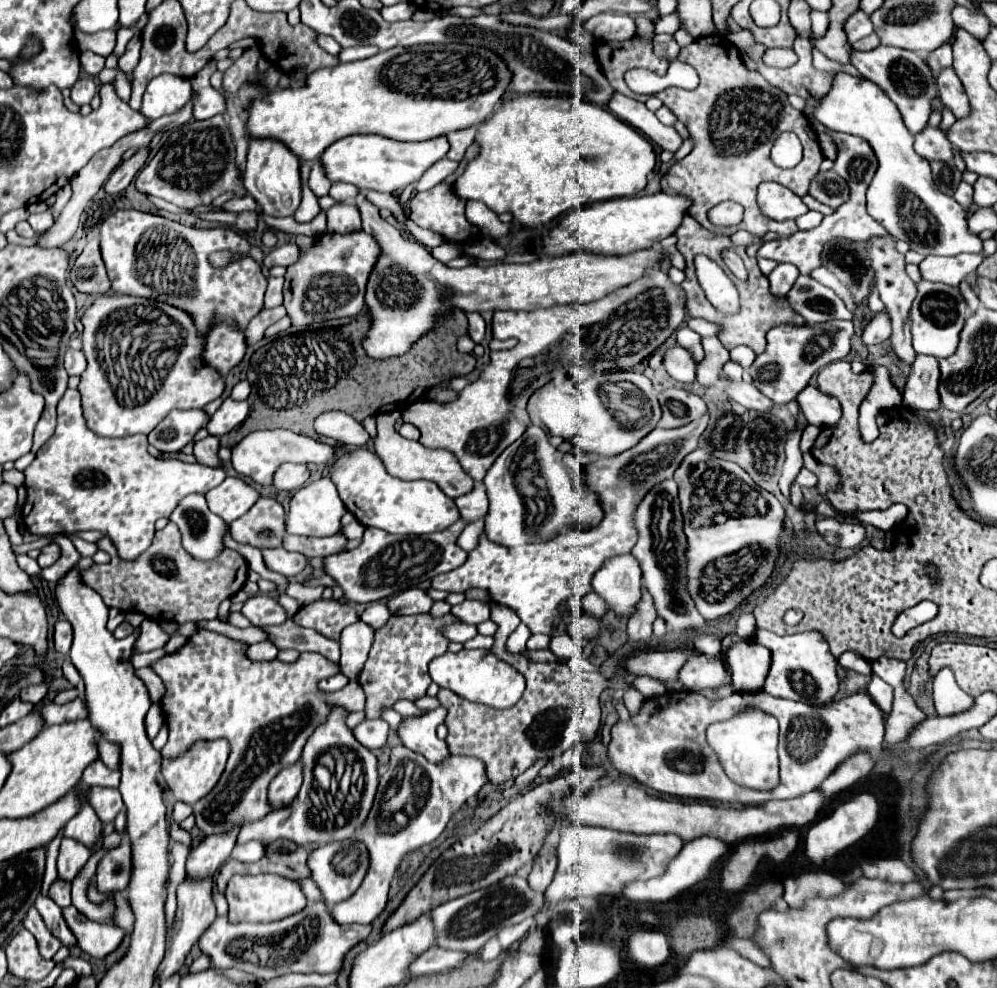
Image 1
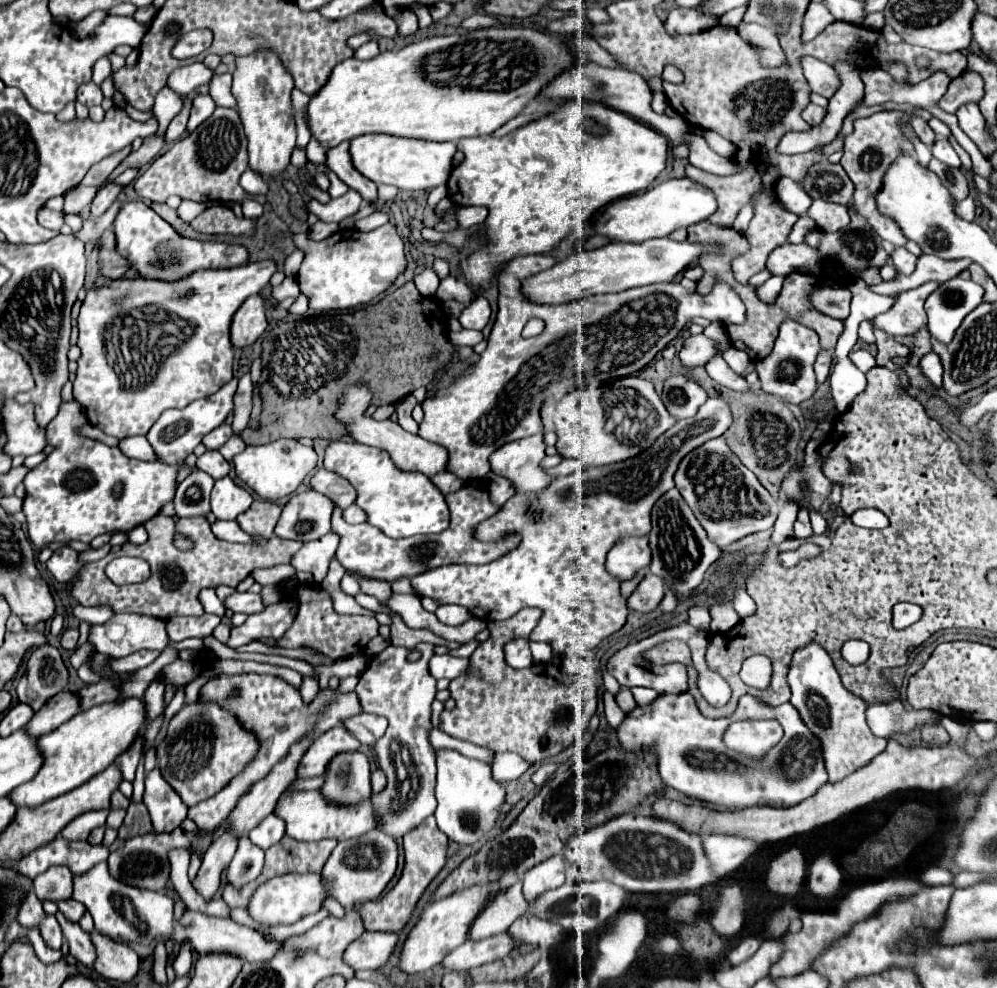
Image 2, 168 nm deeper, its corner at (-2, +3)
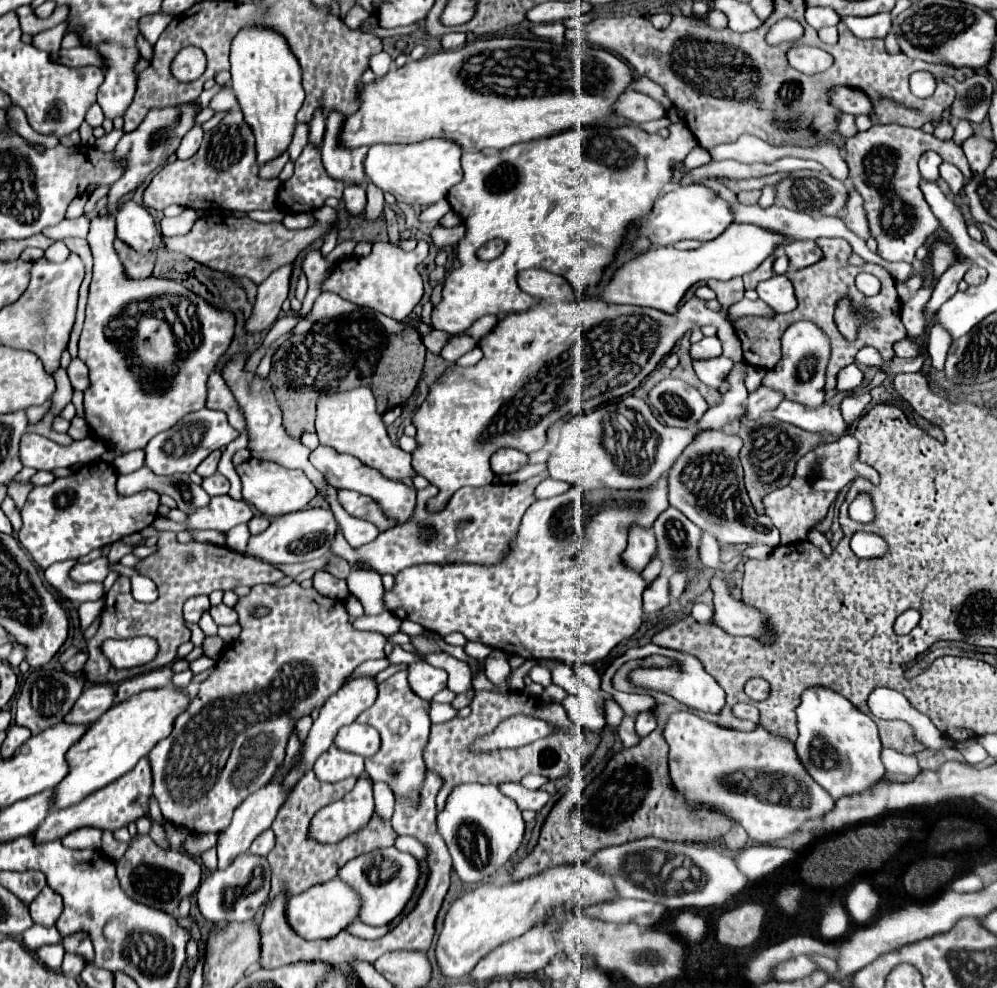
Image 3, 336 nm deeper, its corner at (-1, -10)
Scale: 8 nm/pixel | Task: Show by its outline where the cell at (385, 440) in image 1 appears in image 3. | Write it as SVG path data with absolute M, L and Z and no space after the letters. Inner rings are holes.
M354 388L340 394L320 394L316 402L316 432L320 444L334 448L340 454L350 454L362 464L378 470L386 478L410 482L414 470L410 466L410 454L392 444L386 432L382 415L376 412L376 400L370 388Z

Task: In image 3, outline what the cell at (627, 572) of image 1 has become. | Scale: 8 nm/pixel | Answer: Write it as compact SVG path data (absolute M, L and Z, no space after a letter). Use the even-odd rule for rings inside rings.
M638 524L630 526L624 562L628 562L628 566L632 566L632 570L642 572L654 554L656 554L656 538L654 538L652 528L642 528Z

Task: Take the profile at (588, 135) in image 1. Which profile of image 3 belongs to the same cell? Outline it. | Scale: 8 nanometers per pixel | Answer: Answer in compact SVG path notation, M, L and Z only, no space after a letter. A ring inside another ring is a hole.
M678 122L670 126L668 138L648 134L632 126L582 126L550 138L524 142L522 146L510 146L492 154L488 160L482 152L464 152L464 180L452 186L448 202L466 224L466 234L456 248L460 268L448 274L444 280L442 302L434 306L434 328L458 334L468 330L474 320L486 314L524 312L536 306L538 299L521 291L516 282L518 272L524 268L542 268L564 276L576 294L584 294L588 288L598 286L604 270L616 258L628 228L636 220L644 218L644 214L650 214L660 190L672 180L674 166L682 164L686 154L697 145L696 136L688 130L688 126ZM494 238L502 238L506 242L506 250L492 262L480 262L476 258L476 250Z

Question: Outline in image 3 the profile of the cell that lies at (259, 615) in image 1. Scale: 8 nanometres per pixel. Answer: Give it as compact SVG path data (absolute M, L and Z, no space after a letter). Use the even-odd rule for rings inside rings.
M226 604L212 606L210 614L212 614L212 618L214 618L216 624L236 624L236 620L238 620L236 612L230 606L226 606Z

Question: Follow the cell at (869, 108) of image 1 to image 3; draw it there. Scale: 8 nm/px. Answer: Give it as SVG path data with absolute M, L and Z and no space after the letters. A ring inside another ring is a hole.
M938 240L932 244L930 264L934 268L934 278L940 278L940 274L944 270L948 270L948 266L952 266L952 262L956 262L956 254L952 250L954 250L954 246L944 240Z

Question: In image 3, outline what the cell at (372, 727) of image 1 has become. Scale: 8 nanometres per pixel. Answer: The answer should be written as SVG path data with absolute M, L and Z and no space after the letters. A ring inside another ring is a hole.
M352 722L352 724L338 730L334 744L340 750L360 754L360 756L366 758L366 756L376 754L376 750L380 748L380 736L376 734L376 730L372 726Z

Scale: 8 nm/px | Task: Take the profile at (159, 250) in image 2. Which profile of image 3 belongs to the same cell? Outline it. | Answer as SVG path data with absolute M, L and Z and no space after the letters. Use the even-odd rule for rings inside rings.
M128 200L116 212L116 236L136 252L148 254L158 240L158 230L150 212L142 204Z

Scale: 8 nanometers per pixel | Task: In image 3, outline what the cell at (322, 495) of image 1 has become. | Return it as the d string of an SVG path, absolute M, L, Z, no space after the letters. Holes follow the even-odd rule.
M306 508L306 510L290 512L286 516L274 518L264 532L250 536L246 554L260 562L270 564L270 566L316 560L330 552L336 530L338 530L338 522L334 520L332 510L328 510L328 508Z

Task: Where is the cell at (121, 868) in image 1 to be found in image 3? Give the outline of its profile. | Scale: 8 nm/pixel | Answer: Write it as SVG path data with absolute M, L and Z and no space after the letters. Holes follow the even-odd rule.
M136 836L128 848L128 852L124 854L122 860L116 862L116 868L118 868L118 878L120 878L120 886L122 890L136 902L142 902L146 906L152 906L156 910L162 910L166 914L176 914L178 910L178 904L182 898L188 898L200 884L200 866L190 858L186 856L184 852L180 850L162 850L158 844L154 844L154 840L150 836Z

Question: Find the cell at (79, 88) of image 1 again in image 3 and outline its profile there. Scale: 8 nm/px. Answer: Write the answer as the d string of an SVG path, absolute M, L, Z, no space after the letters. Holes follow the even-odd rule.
M94 104L94 106L88 110L88 114L86 114L86 122L88 122L92 128L101 126L104 118L104 112L100 110L100 106L98 106L98 104Z

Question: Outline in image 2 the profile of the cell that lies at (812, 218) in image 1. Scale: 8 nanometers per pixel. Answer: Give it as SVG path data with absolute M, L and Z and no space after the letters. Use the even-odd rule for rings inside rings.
M801 215L801 217L797 219L797 223L793 225L793 231L791 231L791 235L789 235L789 241L791 241L791 243L801 243L801 241L805 241L805 237L807 237L813 229L817 229L817 223L815 223L809 215Z

